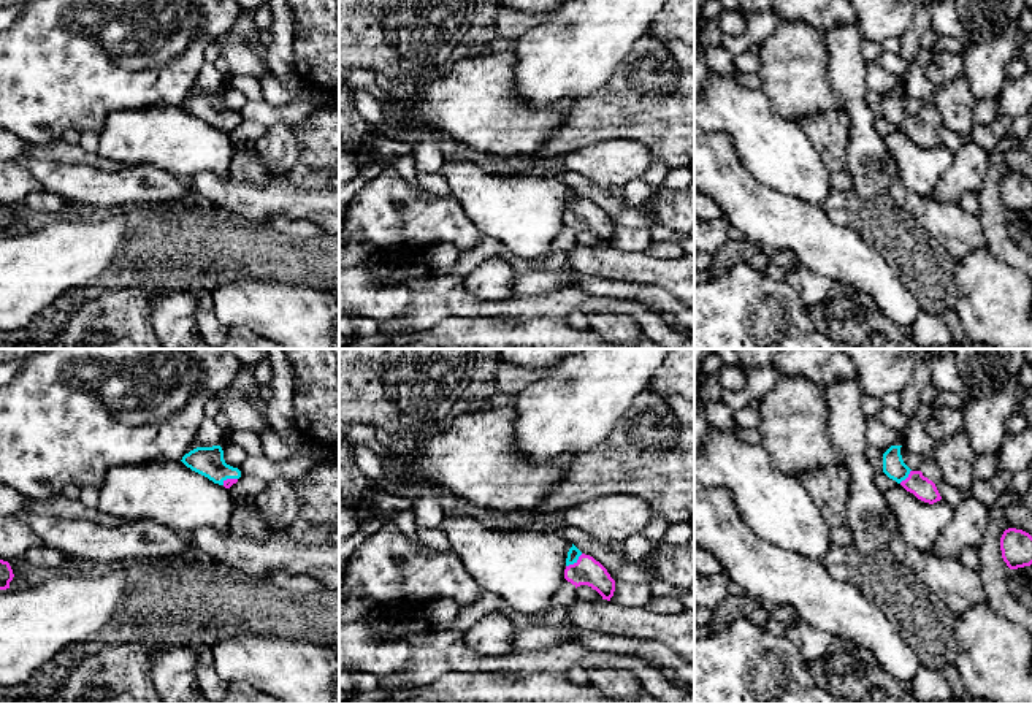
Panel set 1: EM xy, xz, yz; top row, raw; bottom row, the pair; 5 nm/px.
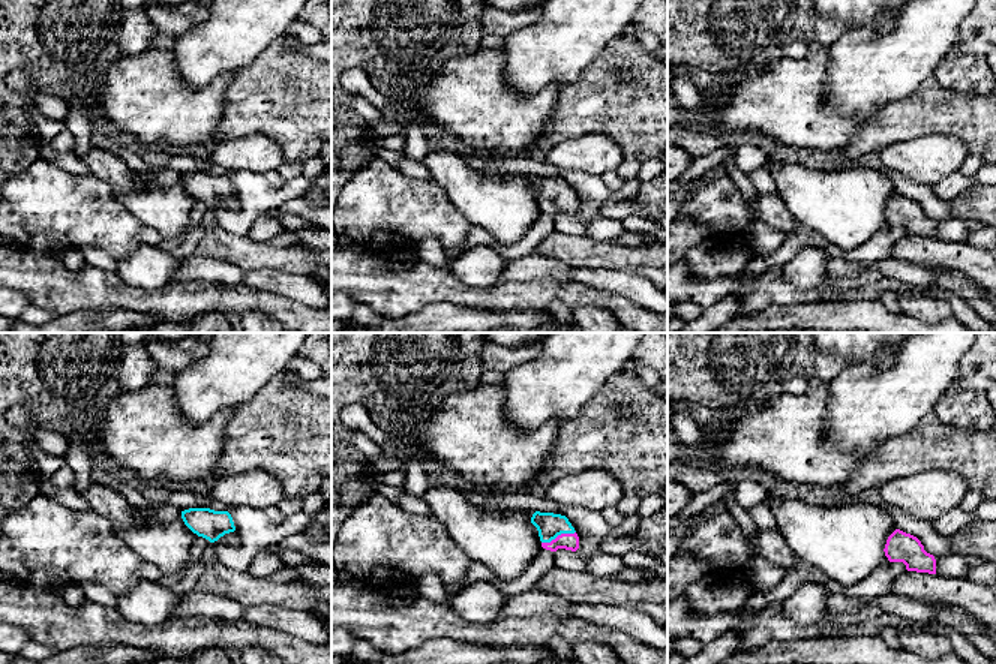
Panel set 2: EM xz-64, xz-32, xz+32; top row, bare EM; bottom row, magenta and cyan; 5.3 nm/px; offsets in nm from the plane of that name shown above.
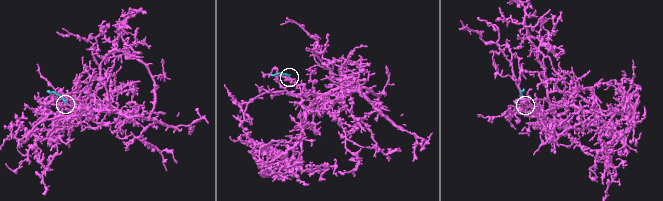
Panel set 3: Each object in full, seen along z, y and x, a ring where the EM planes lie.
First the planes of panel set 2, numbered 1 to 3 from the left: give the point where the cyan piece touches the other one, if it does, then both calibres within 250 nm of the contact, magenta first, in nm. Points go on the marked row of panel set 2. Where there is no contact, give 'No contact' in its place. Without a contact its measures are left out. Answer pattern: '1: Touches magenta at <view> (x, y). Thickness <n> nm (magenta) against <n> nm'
1: No contact
2: Touches magenta at xz-32 (558, 535). Thickness 100 nm (magenta) against 140 nm
3: No contact

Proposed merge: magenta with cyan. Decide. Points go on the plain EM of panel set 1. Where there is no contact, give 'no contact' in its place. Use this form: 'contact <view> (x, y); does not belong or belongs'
contact xz (574, 208); belongs

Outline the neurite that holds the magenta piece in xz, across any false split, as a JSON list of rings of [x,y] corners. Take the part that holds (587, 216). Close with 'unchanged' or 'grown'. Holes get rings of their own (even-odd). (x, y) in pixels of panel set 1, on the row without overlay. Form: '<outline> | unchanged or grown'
[[[574,189],[568,197],[564,224],[575,233],[580,230],[591,231],[607,246],[615,236],[615,225],[607,214],[593,201],[582,198]]] | grown

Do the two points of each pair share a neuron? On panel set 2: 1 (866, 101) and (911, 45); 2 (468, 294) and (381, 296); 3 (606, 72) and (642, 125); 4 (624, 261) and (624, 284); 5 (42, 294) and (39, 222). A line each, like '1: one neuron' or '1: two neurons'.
1: one neuron
2: one neuron
3: one neuron
4: two neurons
5: two neurons

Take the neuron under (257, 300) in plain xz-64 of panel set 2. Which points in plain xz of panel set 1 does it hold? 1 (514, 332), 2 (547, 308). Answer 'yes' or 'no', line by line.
1: no
2: yes

